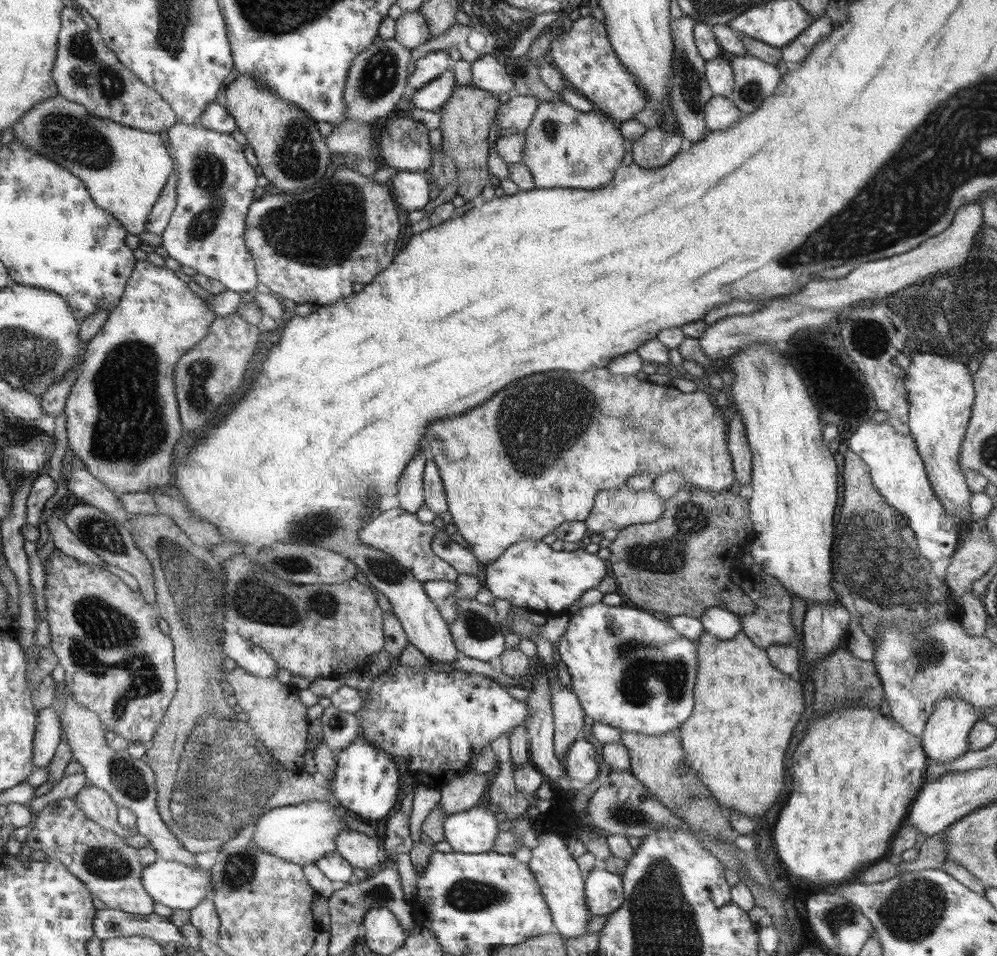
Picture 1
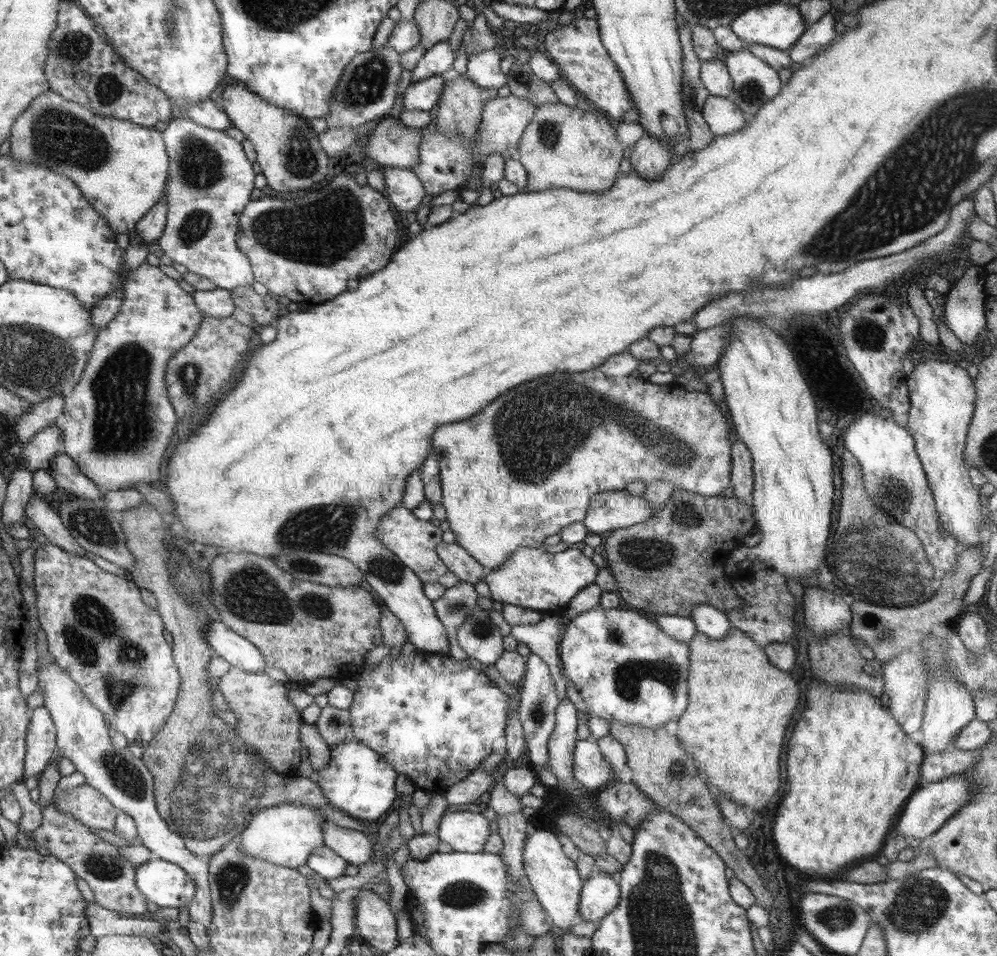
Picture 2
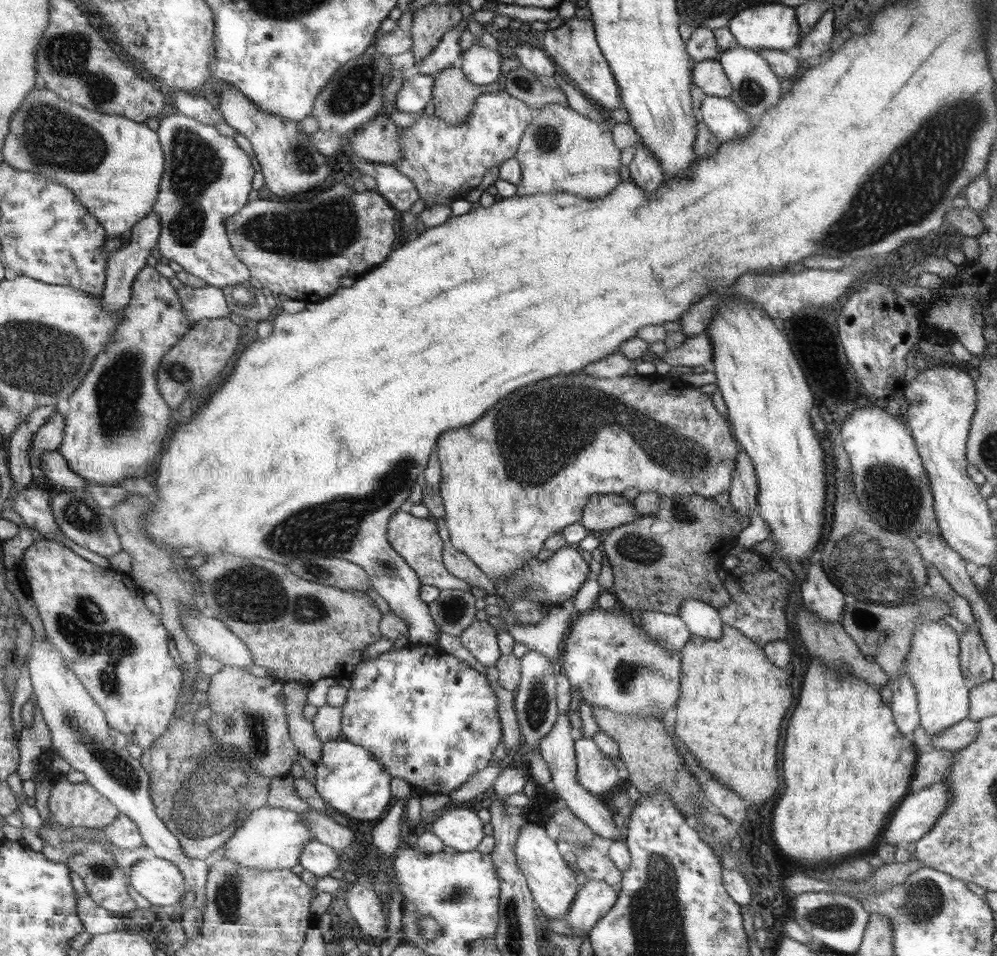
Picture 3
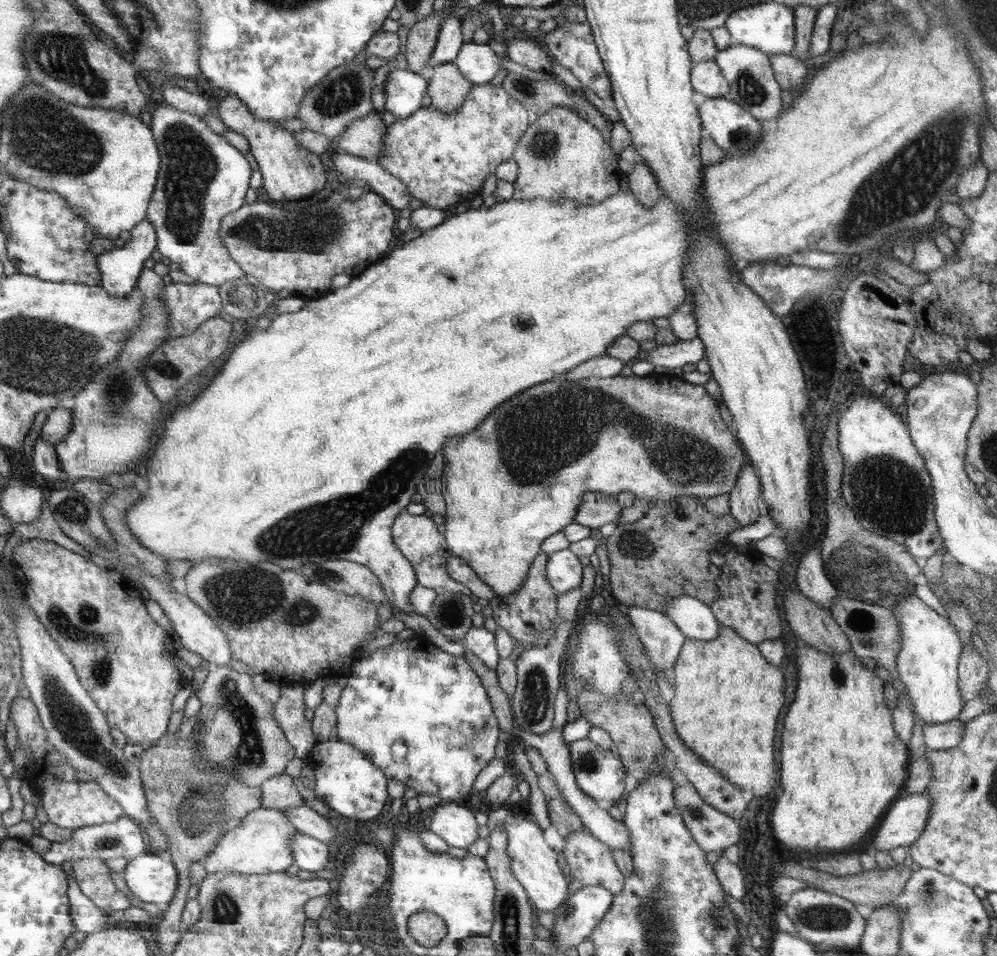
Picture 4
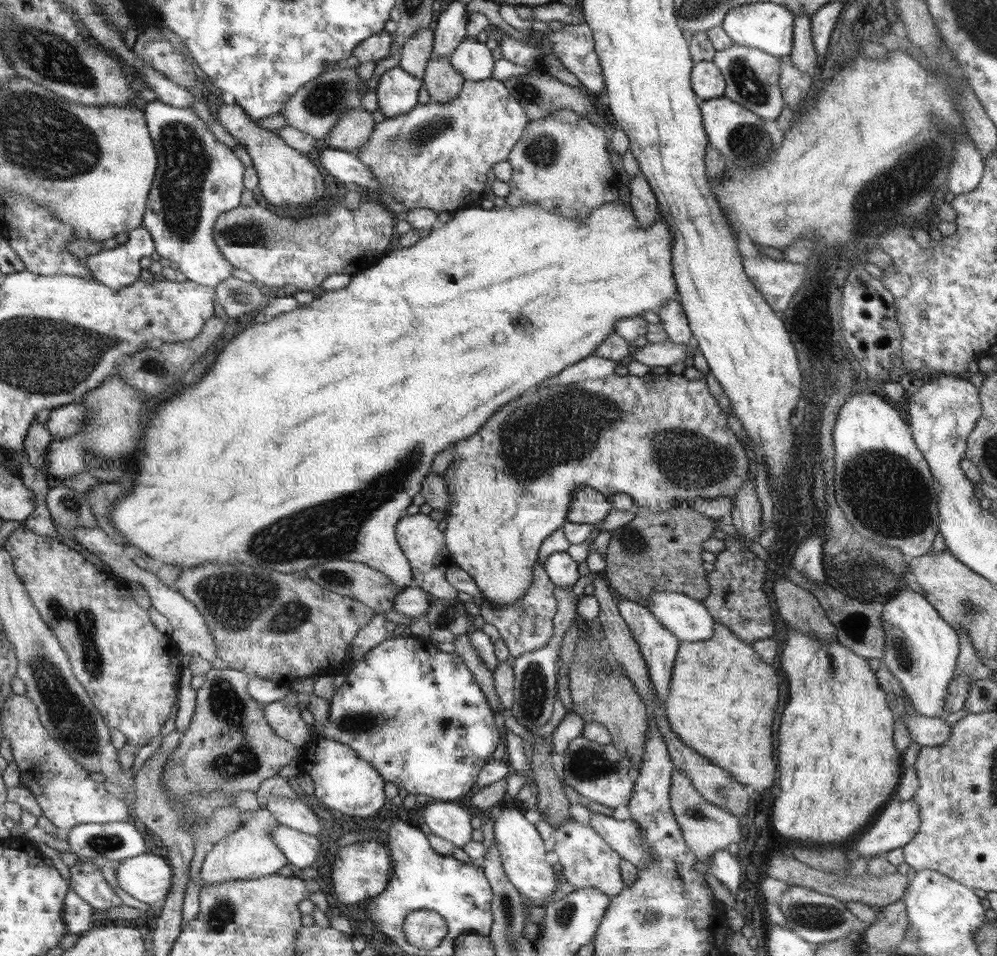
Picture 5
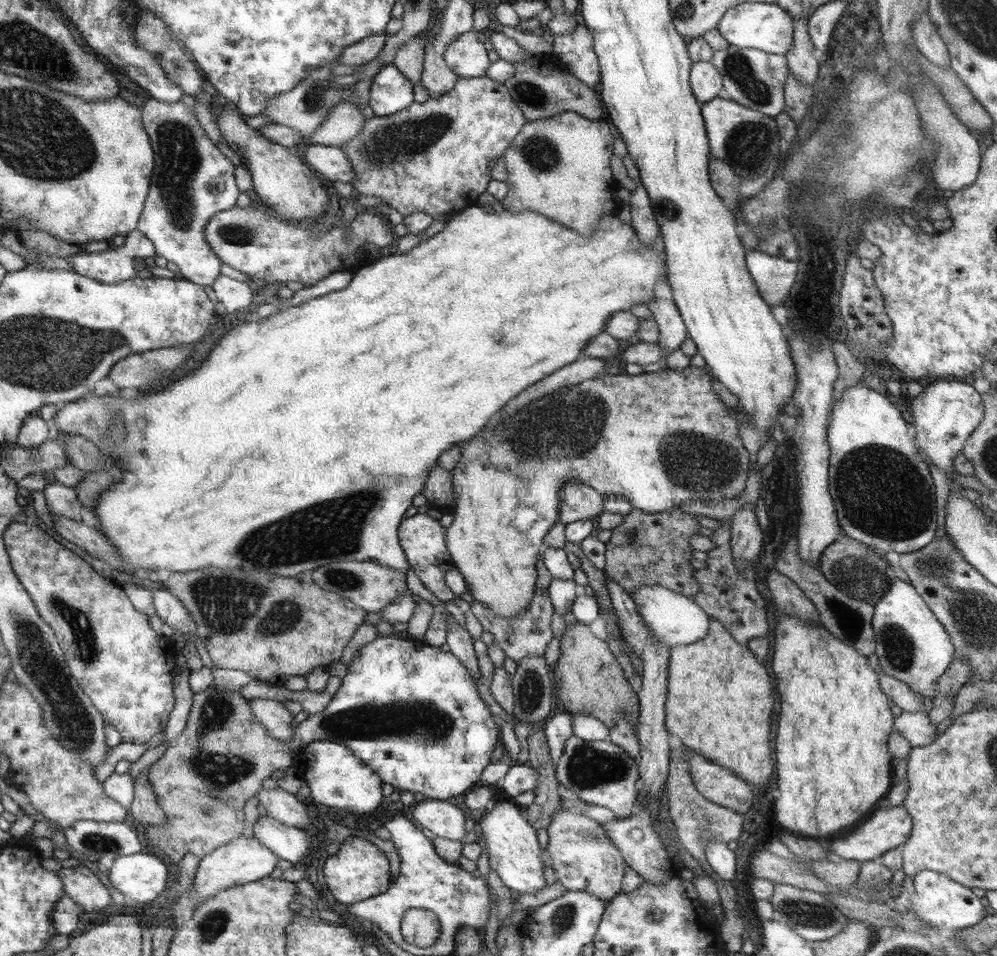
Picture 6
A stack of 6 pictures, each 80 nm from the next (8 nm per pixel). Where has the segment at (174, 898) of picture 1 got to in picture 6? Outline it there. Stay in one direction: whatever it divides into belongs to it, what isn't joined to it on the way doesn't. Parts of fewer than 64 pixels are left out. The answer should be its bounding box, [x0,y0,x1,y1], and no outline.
[107,853,168,903]

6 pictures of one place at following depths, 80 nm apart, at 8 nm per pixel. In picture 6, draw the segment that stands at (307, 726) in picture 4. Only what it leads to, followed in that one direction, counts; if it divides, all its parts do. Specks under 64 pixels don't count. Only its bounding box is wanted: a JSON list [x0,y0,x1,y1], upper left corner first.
[248,698,298,741]

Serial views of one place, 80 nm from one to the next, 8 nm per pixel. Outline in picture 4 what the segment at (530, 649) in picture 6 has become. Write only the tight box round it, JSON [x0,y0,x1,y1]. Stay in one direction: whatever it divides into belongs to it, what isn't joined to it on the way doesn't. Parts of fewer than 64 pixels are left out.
[489,552,558,648]

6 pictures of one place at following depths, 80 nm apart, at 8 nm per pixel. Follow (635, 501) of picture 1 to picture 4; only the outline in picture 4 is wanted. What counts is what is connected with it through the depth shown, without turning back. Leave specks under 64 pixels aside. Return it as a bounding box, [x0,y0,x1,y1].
[574,491,622,528]

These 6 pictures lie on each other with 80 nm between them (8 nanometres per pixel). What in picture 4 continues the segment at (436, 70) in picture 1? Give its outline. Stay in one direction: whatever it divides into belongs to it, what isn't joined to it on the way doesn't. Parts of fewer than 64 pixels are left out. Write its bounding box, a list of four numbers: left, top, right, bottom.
[425,15,463,76]

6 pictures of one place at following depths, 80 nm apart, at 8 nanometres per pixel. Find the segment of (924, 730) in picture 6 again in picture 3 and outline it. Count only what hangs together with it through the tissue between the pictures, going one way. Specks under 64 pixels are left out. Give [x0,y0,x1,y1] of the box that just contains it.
[929,719,978,750]

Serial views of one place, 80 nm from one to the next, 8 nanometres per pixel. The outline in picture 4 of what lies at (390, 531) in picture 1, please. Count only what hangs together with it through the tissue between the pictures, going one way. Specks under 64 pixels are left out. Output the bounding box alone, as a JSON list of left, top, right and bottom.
[393,512,470,598]

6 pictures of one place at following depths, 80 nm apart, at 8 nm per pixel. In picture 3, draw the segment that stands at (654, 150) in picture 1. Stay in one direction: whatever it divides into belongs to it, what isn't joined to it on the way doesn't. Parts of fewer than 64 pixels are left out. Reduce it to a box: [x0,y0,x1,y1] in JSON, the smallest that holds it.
[628,143,665,193]

